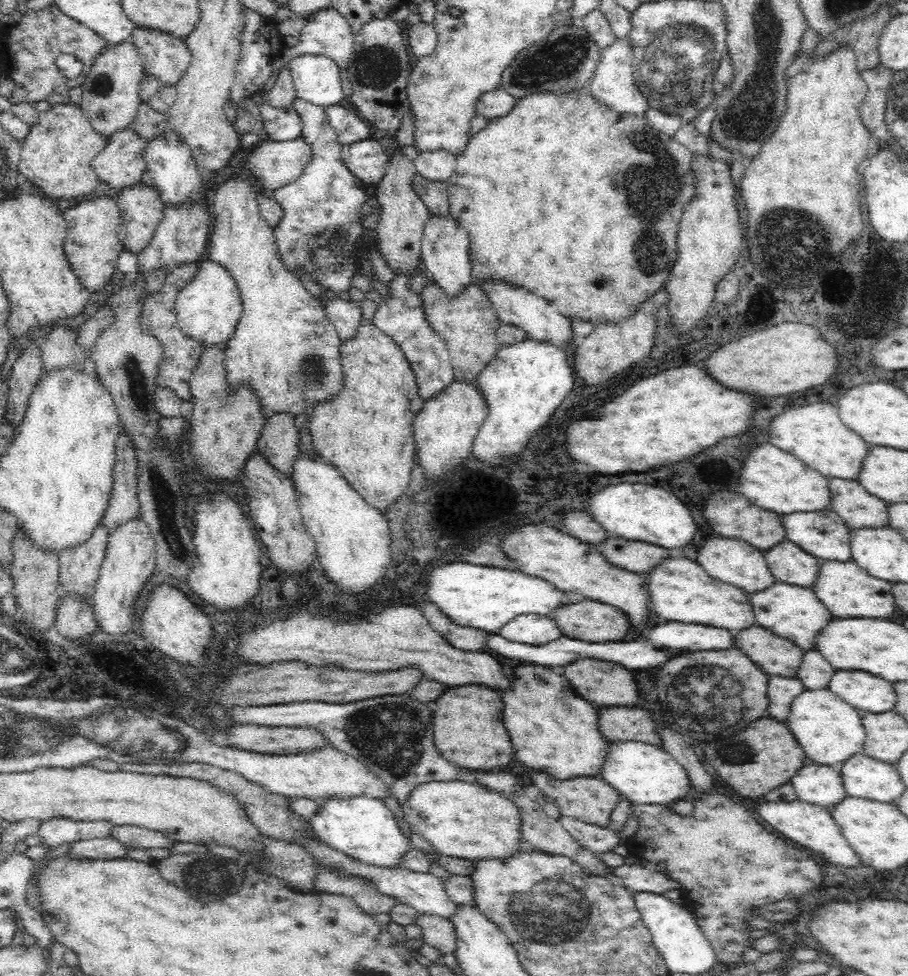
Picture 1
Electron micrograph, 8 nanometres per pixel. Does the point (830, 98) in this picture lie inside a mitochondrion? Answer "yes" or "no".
no

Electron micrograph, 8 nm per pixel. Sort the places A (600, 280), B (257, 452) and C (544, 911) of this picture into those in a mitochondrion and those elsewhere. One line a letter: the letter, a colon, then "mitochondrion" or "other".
A: mitochondrion
B: other
C: mitochondrion

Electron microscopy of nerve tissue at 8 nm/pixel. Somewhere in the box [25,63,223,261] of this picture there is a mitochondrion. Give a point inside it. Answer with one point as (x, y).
(100, 86)

